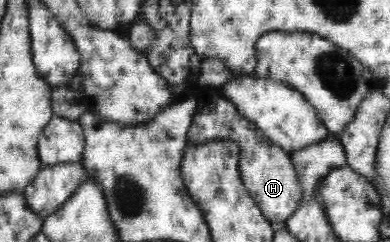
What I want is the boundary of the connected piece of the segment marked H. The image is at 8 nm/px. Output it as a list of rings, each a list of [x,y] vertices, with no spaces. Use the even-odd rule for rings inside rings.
[[[211,88],[204,97],[198,98],[197,111],[187,131],[187,143],[204,143],[206,140],[224,138],[239,143],[241,181],[250,197],[258,204],[264,218],[276,226],[283,225],[303,199],[303,188],[290,153],[270,142],[251,119],[244,117],[234,103],[222,96],[220,89]]]

